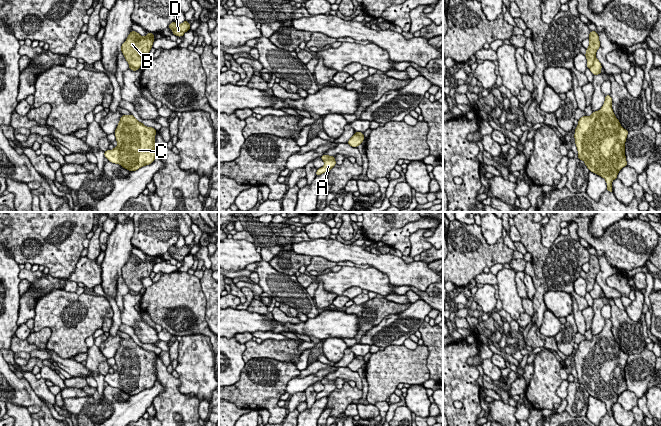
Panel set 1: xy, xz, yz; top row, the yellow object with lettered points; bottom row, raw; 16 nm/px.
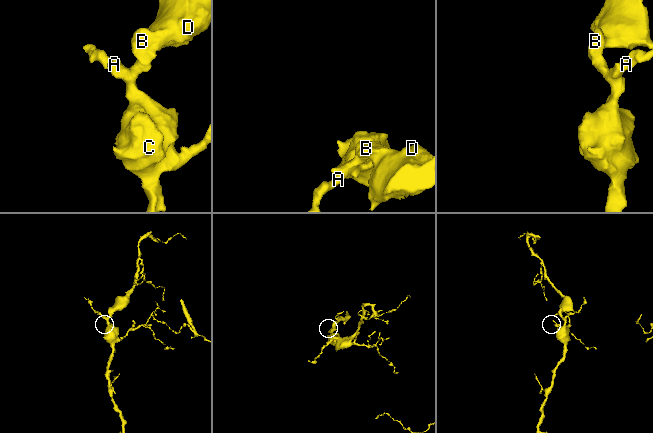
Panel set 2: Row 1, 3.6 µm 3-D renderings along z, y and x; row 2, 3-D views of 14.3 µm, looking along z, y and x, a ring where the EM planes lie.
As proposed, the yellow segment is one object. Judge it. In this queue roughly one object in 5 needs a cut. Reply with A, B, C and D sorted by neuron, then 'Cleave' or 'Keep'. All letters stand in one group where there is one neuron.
Groups: A C / B D. Cleave

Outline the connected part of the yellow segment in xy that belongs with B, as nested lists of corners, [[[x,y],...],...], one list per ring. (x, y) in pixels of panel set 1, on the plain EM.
[[[131,255],[125,266],[122,267],[121,275],[129,290],[140,292],[143,285],[141,280],[150,277],[154,266],[154,257],[147,257],[145,261],[136,255]]]

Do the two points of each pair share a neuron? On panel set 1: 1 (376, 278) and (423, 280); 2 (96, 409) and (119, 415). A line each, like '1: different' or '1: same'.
1: different
2: same

